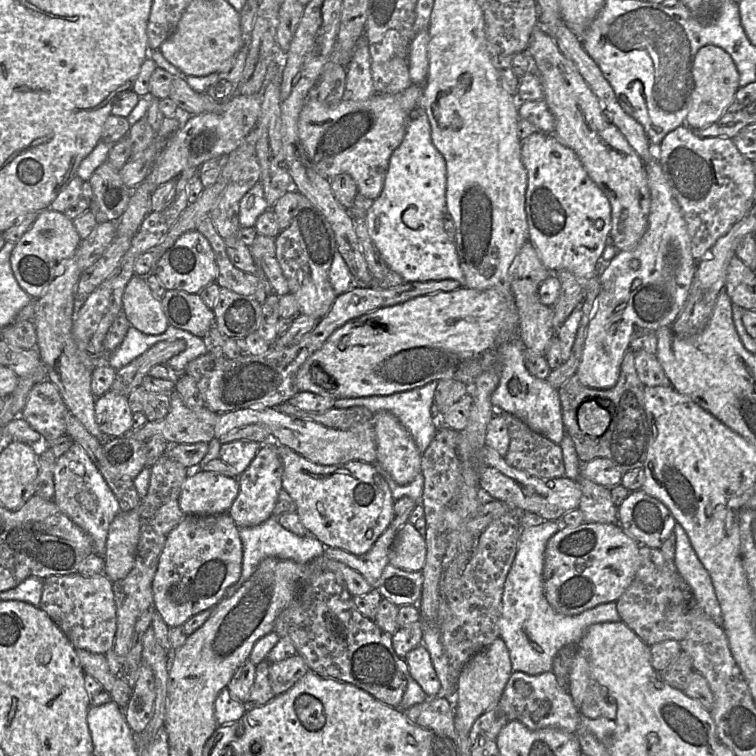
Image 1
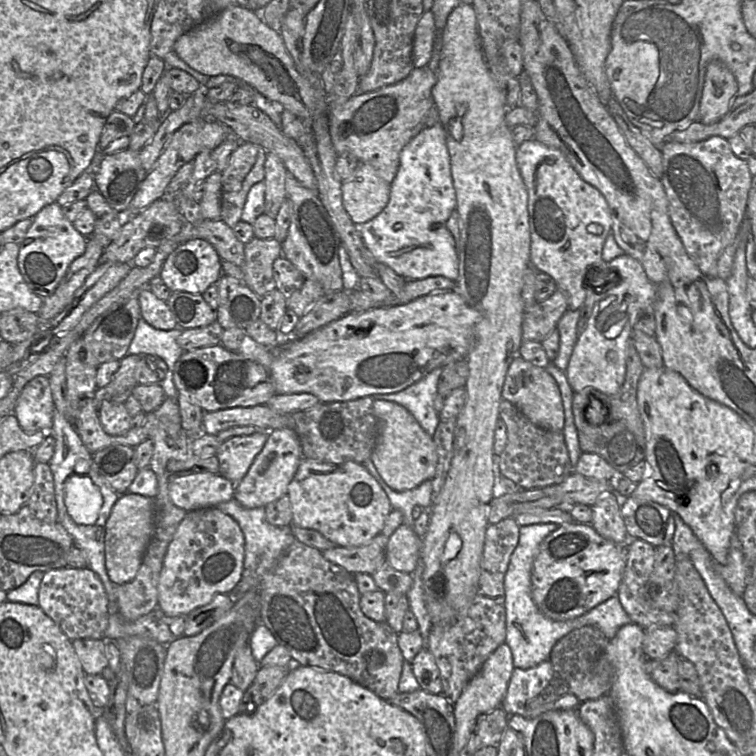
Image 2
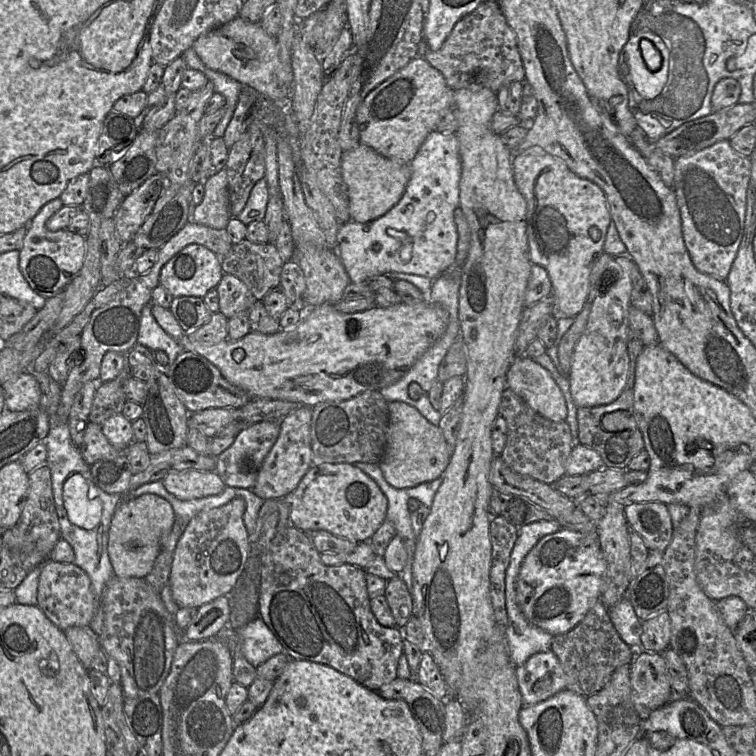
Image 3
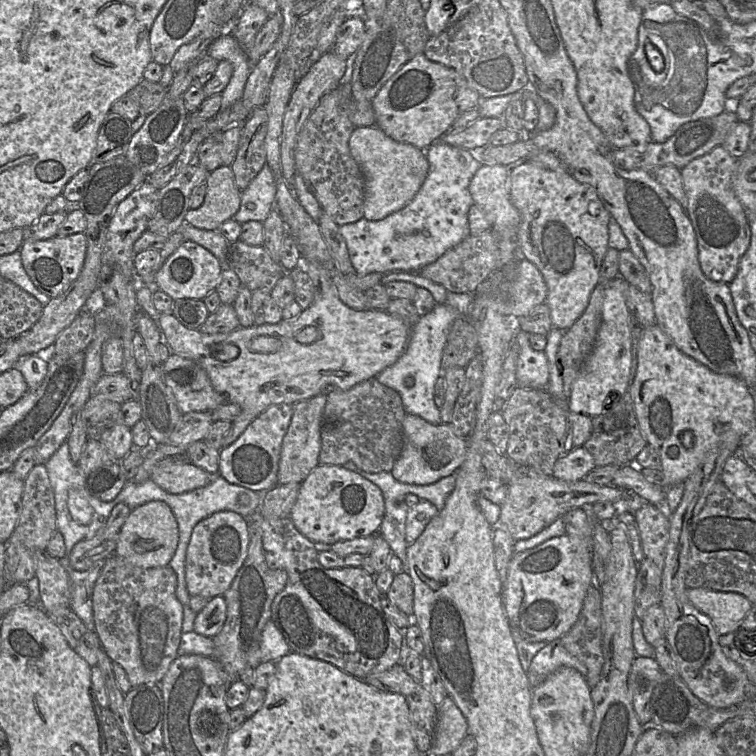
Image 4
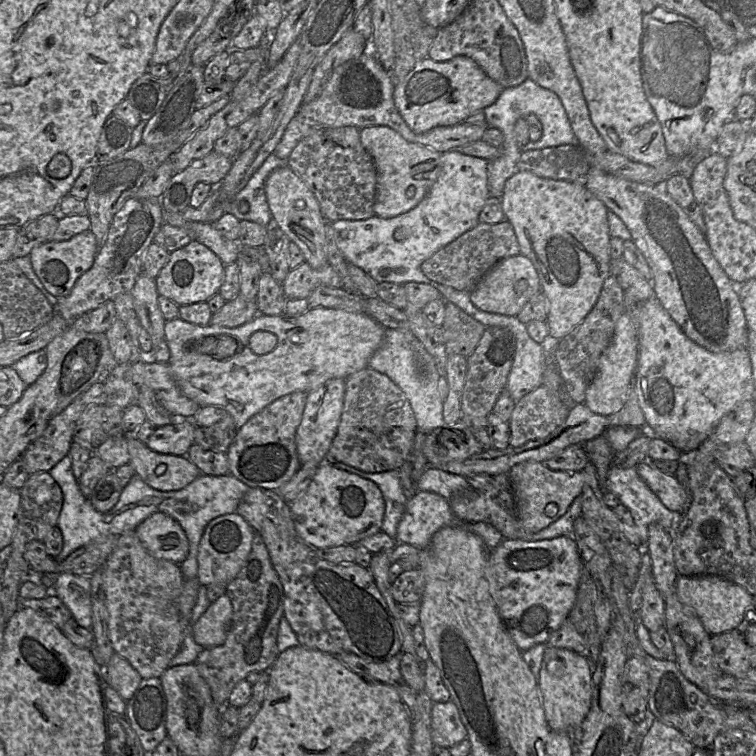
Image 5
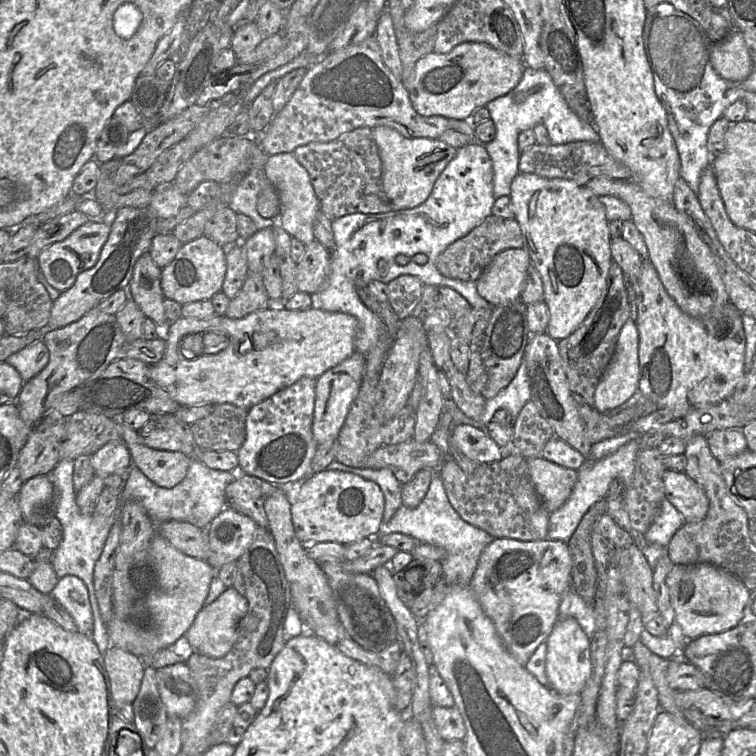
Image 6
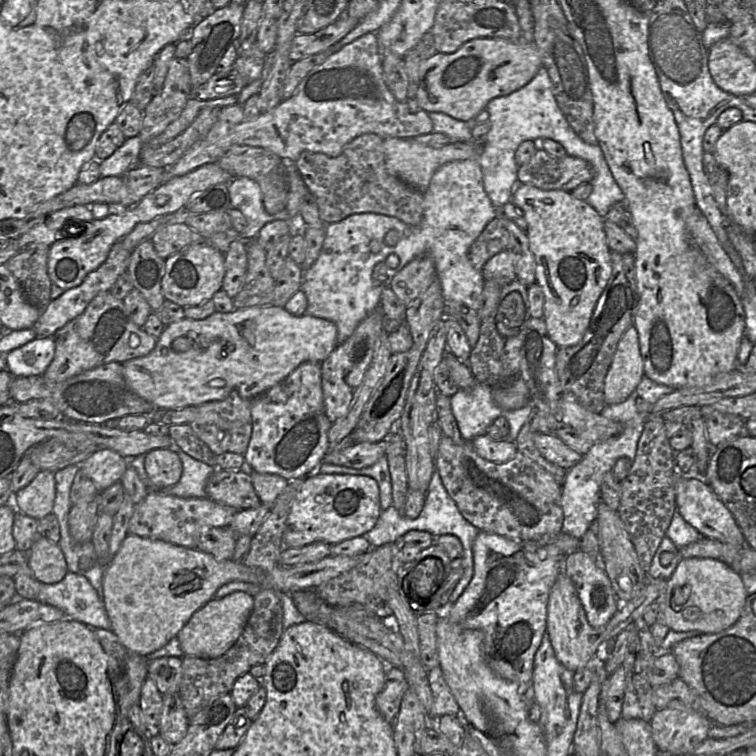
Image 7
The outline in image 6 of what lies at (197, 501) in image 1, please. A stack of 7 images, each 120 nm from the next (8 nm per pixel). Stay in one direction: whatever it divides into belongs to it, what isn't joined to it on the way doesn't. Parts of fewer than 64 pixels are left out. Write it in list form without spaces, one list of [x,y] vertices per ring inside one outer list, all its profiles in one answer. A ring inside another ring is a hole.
[[[121,419],[118,420],[118,426],[122,442],[130,451],[132,465],[154,484],[170,489],[185,479],[191,458],[181,451],[157,450],[147,446],[140,432],[130,428]]]

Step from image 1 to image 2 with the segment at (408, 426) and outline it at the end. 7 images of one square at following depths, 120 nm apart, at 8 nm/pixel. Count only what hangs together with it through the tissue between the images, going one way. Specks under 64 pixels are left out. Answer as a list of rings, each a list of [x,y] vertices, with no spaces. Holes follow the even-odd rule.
[[[435,368],[419,381],[399,392],[366,397],[403,406],[413,415],[422,429],[432,436],[440,422],[438,413],[434,410],[434,399],[441,371],[442,368]]]

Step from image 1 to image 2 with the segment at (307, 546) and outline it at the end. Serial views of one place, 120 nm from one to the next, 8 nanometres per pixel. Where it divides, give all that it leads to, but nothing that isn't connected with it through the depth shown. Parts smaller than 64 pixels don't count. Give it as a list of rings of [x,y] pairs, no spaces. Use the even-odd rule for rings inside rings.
[[[235,498],[215,506],[230,515],[239,525],[245,539],[245,558],[240,581],[230,594],[233,598],[250,589],[258,588],[264,575],[273,570],[282,555],[294,544],[296,538],[289,527],[278,527],[267,522],[265,507],[245,508]]]

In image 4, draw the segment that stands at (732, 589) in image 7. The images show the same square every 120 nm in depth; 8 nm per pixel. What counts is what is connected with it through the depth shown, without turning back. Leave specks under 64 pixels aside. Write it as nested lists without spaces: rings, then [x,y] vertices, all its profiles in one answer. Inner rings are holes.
[[[687,587],[687,596],[693,606],[710,618],[720,636],[736,630],[752,608],[752,603],[736,592]]]

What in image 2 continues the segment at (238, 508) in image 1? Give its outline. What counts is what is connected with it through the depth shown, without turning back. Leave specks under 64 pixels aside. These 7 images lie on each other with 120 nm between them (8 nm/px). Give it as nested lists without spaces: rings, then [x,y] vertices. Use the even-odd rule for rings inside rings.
[[[282,428],[269,432],[262,451],[256,456],[246,475],[235,484],[234,498],[245,508],[265,507],[287,494],[287,487],[293,479],[303,458],[299,437],[294,429]]]

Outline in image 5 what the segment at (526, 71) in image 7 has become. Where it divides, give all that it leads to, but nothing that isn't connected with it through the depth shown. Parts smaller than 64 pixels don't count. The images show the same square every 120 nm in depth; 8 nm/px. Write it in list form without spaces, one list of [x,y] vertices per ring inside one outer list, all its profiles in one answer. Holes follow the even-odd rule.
[[[462,55],[443,62],[424,58],[405,77],[395,80],[395,106],[415,133],[423,133],[437,126],[461,123],[470,115],[492,105],[504,89],[473,59]]]

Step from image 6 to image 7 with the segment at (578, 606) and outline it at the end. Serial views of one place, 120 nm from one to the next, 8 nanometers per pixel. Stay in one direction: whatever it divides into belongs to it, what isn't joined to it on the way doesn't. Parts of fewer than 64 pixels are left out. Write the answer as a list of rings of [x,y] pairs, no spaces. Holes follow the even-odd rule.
[[[578,550],[565,556],[563,571],[573,581],[587,620],[593,628],[605,625],[620,609],[622,603],[599,558]]]

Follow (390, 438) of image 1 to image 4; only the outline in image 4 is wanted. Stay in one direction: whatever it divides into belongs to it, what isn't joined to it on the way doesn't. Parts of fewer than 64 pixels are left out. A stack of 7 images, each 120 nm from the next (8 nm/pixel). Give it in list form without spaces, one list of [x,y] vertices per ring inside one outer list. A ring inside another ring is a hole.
[[[406,414],[403,423],[404,444],[390,473],[402,483],[414,485],[432,484],[454,474],[465,460],[467,438],[458,436],[448,424],[431,424],[421,417]]]

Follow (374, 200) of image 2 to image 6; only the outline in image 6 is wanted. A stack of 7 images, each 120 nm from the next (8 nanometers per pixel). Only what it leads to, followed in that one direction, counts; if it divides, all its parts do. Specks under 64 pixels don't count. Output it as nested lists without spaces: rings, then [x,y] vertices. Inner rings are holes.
[[[387,126],[370,129],[382,162],[382,189],[393,211],[414,208],[425,202],[439,175],[458,149],[438,139],[405,138],[394,128]]]

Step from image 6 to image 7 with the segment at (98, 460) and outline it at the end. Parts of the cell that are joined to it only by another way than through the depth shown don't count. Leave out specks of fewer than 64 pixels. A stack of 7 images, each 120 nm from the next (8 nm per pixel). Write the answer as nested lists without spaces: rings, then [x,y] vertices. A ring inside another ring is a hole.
[[[98,449],[81,465],[98,490],[103,491],[121,478],[129,466],[129,460],[111,449]]]

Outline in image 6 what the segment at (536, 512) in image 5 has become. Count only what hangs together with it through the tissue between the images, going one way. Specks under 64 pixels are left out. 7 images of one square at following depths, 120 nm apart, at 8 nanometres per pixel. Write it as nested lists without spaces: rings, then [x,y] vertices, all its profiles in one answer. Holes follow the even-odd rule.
[[[542,457],[526,460],[536,492],[550,514],[555,512],[570,497],[578,478],[577,470],[559,466]]]

